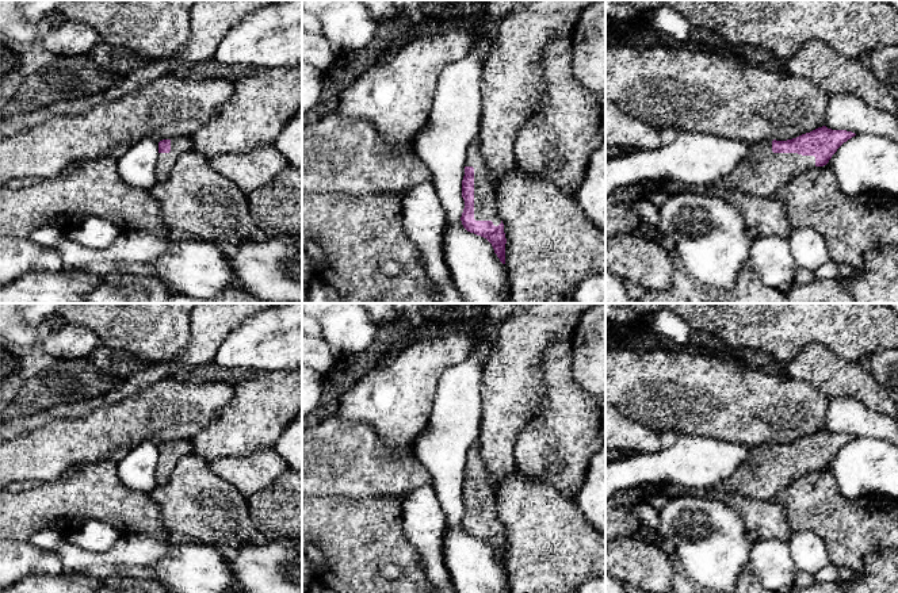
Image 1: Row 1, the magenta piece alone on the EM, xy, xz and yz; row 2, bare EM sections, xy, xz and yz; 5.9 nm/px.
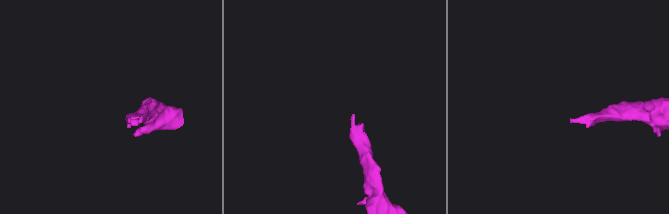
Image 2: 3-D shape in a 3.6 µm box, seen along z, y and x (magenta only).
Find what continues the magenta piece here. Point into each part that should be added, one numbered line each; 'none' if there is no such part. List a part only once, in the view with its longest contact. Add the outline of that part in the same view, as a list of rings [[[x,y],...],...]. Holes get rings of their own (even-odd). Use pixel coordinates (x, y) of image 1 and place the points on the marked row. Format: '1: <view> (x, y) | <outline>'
1: xz (485, 206) | [[[477,138],[469,145],[465,167],[474,168],[474,219],[492,221],[494,226],[498,226],[501,218],[497,213],[497,200]]]

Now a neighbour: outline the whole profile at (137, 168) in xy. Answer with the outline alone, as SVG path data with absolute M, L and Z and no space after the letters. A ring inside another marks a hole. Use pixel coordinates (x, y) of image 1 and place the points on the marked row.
M145 137L133 144L127 153L118 158L118 173L126 184L150 190L157 184L157 158L158 142L153 138Z

